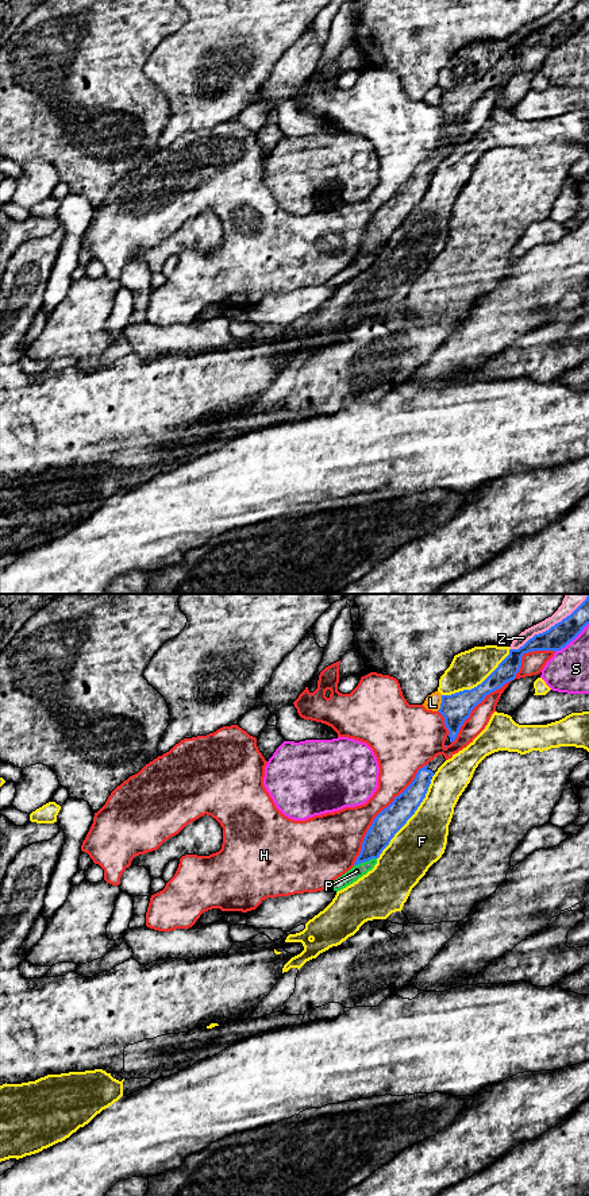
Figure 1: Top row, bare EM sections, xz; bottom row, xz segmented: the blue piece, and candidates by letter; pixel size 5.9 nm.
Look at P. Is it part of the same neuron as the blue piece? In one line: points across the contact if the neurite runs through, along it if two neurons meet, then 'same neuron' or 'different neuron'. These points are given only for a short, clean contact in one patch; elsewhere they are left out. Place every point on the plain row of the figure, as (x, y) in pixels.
border along xz (376, 253), (354, 261); different neuron

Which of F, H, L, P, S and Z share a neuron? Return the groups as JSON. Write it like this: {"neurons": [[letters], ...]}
{"neurons": [["F", "Z"], ["H"], ["L"], ["P"], ["S"]]}

